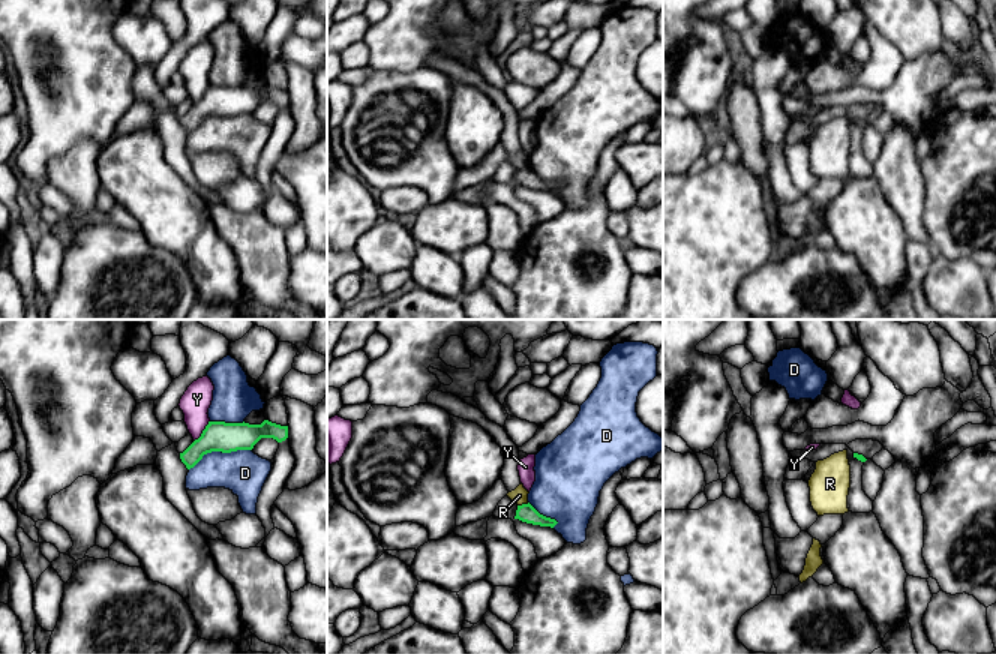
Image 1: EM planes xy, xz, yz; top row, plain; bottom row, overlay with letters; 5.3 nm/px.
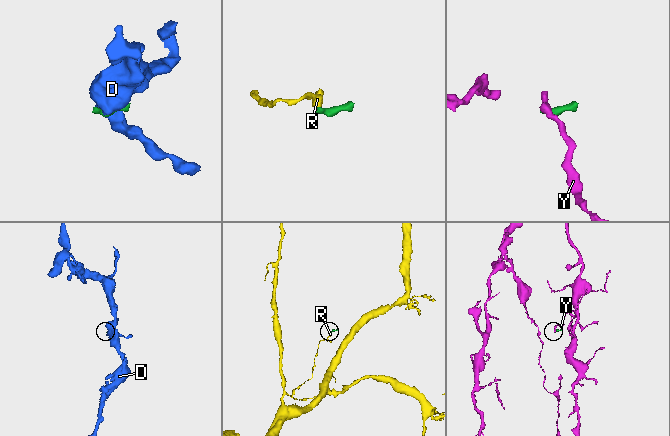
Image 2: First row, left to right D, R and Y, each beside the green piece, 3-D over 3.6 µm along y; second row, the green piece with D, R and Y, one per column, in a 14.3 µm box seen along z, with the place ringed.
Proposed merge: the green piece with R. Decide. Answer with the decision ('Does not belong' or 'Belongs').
Does not belong

